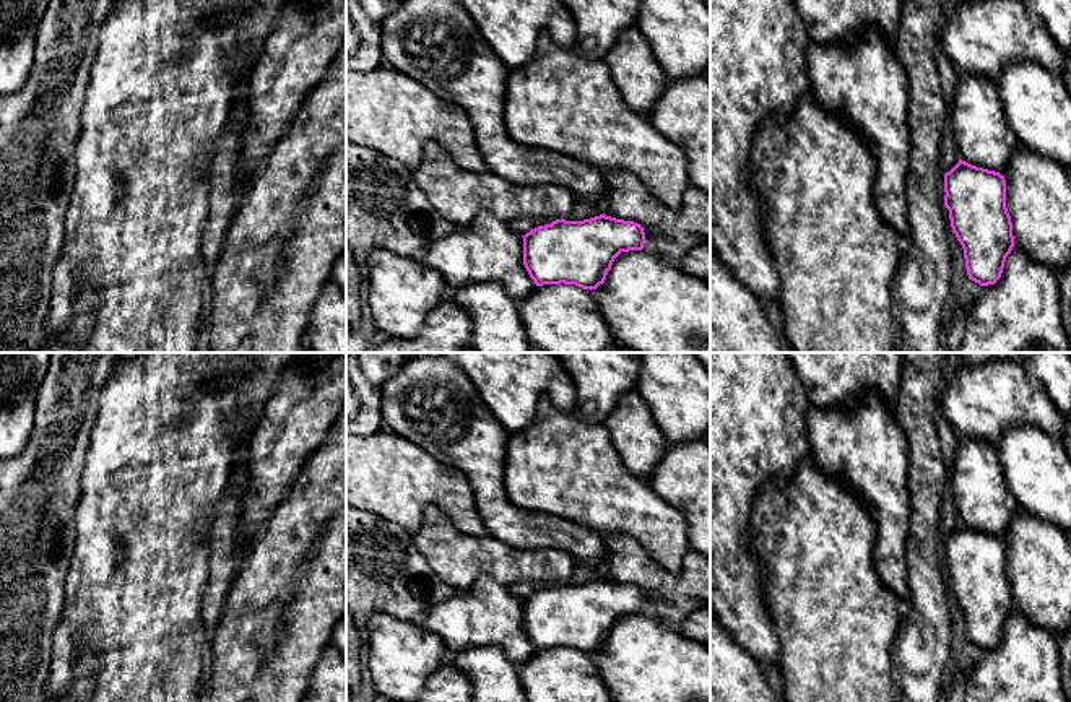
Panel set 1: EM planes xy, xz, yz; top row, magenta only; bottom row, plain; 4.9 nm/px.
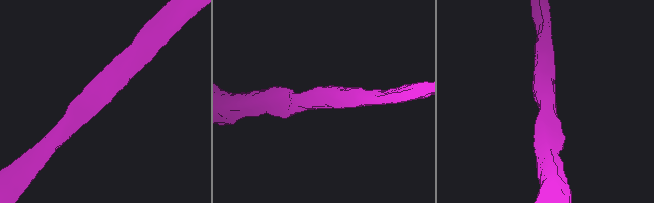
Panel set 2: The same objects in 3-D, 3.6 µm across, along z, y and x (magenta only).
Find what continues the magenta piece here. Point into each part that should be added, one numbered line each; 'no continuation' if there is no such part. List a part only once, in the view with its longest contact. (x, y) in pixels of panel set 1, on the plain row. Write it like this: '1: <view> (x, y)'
no continuation

